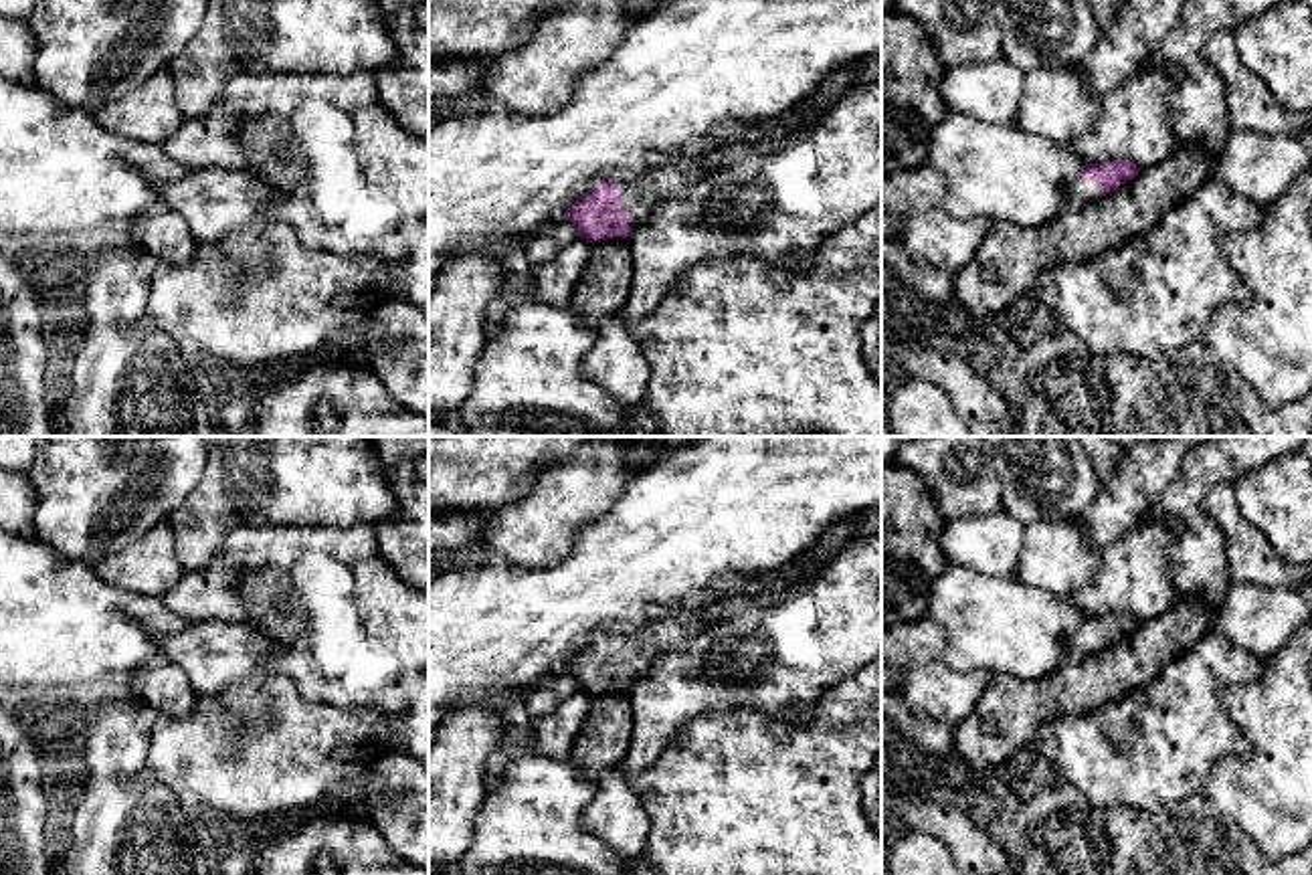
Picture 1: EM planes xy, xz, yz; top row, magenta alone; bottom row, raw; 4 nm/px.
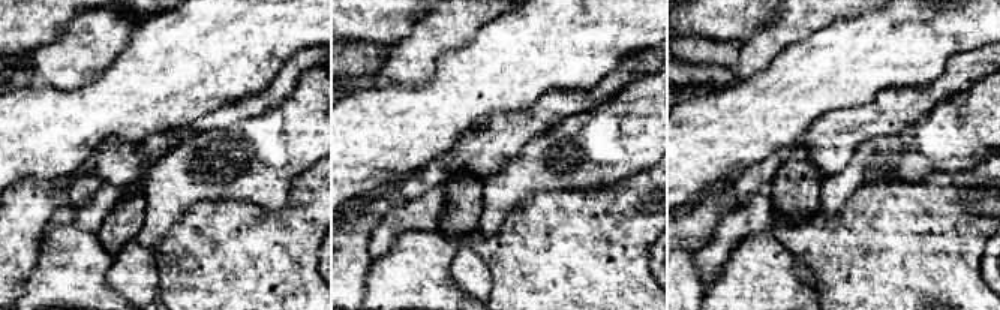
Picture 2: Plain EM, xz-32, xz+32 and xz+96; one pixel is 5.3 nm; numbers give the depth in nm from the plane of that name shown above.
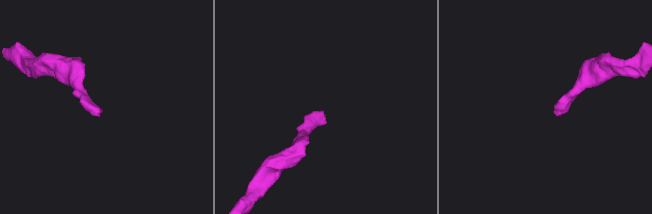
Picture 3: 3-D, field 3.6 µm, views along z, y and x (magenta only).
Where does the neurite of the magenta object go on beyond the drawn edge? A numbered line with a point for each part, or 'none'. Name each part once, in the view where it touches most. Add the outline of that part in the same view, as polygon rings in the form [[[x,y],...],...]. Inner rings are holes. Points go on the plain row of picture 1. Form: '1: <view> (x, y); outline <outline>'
1: xz (662, 633); outline [[[807,550],[790,566],[772,574],[720,578],[701,608],[687,608],[679,612],[649,608],[643,624],[635,633],[619,635],[619,651],[627,663],[631,683],[647,675],[661,657],[677,651],[695,633],[714,622],[708,614],[714,604],[790,582],[803,572],[811,558],[813,552]]]

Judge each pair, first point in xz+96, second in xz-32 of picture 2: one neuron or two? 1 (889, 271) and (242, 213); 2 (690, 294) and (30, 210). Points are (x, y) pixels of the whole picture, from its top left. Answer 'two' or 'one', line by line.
1: one
2: one

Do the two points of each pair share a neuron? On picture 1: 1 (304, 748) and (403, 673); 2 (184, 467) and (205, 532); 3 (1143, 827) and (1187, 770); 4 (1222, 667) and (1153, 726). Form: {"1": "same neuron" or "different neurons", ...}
{"1": "different neurons", "2": "different neurons", "3": "different neurons", "4": "same neuron"}

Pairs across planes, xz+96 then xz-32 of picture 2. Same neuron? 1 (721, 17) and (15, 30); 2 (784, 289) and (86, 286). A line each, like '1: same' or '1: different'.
1: same
2: same

